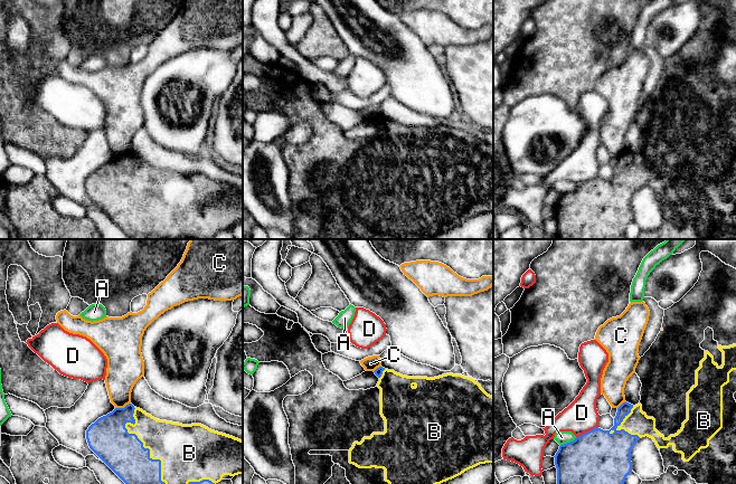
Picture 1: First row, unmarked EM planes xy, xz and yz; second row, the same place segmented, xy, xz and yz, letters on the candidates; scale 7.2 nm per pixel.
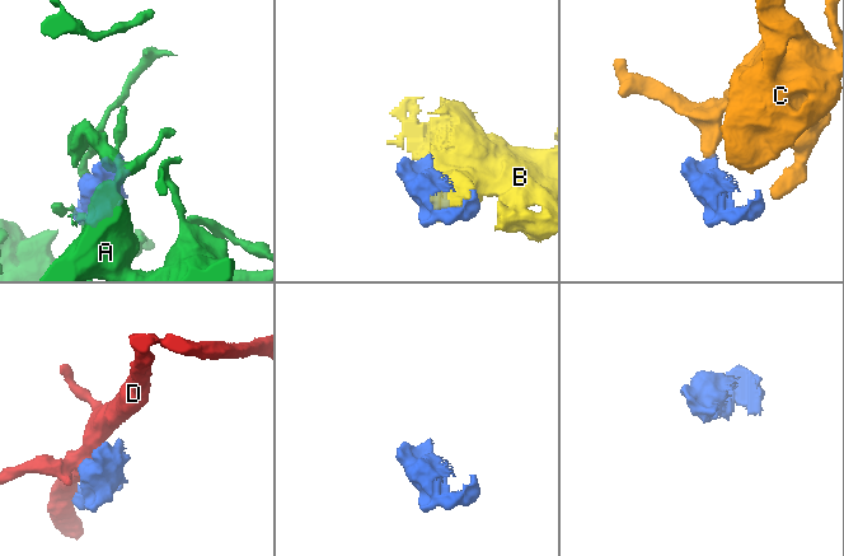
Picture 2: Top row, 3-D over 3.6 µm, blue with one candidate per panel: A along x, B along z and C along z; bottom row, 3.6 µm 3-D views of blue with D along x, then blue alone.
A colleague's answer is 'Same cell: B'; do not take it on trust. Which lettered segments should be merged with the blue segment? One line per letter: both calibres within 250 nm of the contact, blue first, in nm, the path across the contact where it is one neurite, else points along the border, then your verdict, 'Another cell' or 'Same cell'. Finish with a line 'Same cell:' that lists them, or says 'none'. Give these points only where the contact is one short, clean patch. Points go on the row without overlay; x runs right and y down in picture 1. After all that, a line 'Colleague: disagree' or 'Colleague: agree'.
A: Thickness 480 nm (blue) against 100 nm. Another cell
B: Thickness 300 nm (blue) against 320 nm. Same cell
C: Thickness 300 nm (blue) against 240 nm. Boundary: xy (130, 152), (123, 157), (115, 158). Another cell
D: Thickness 460 nm (blue) against 240 nm. Another cell
Same cell: B
Colleague: agree

